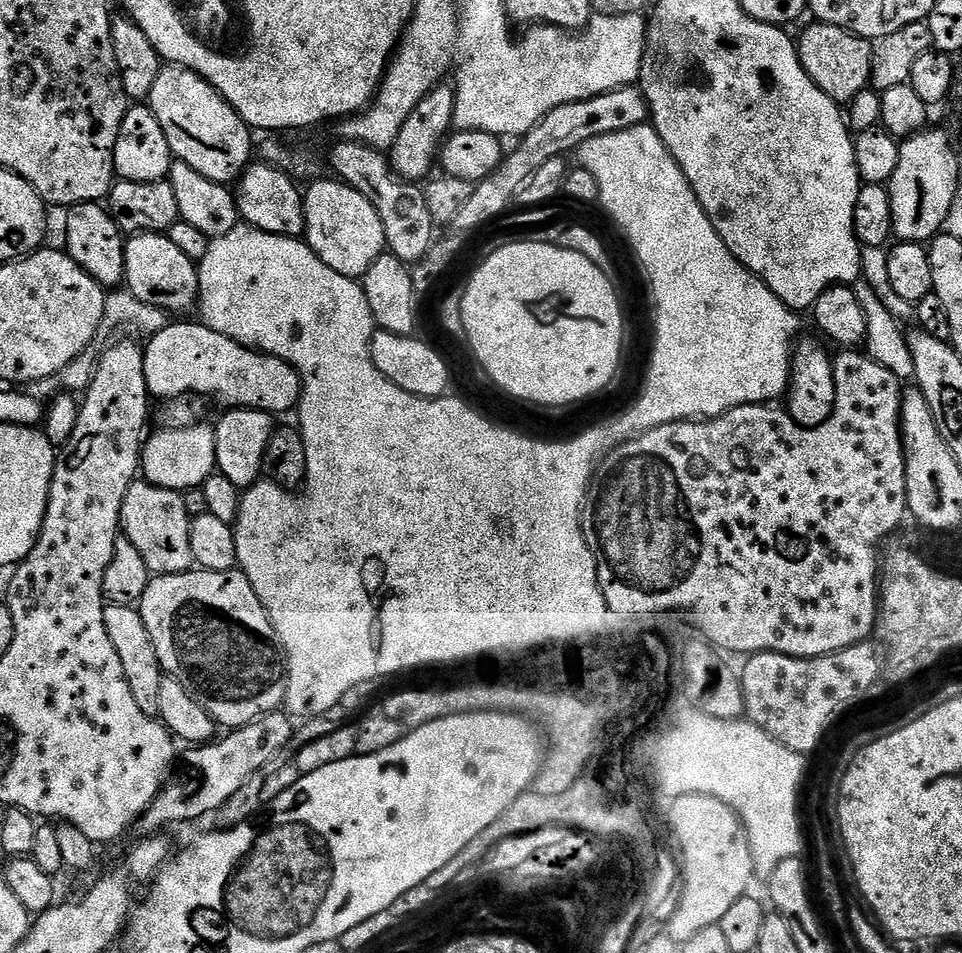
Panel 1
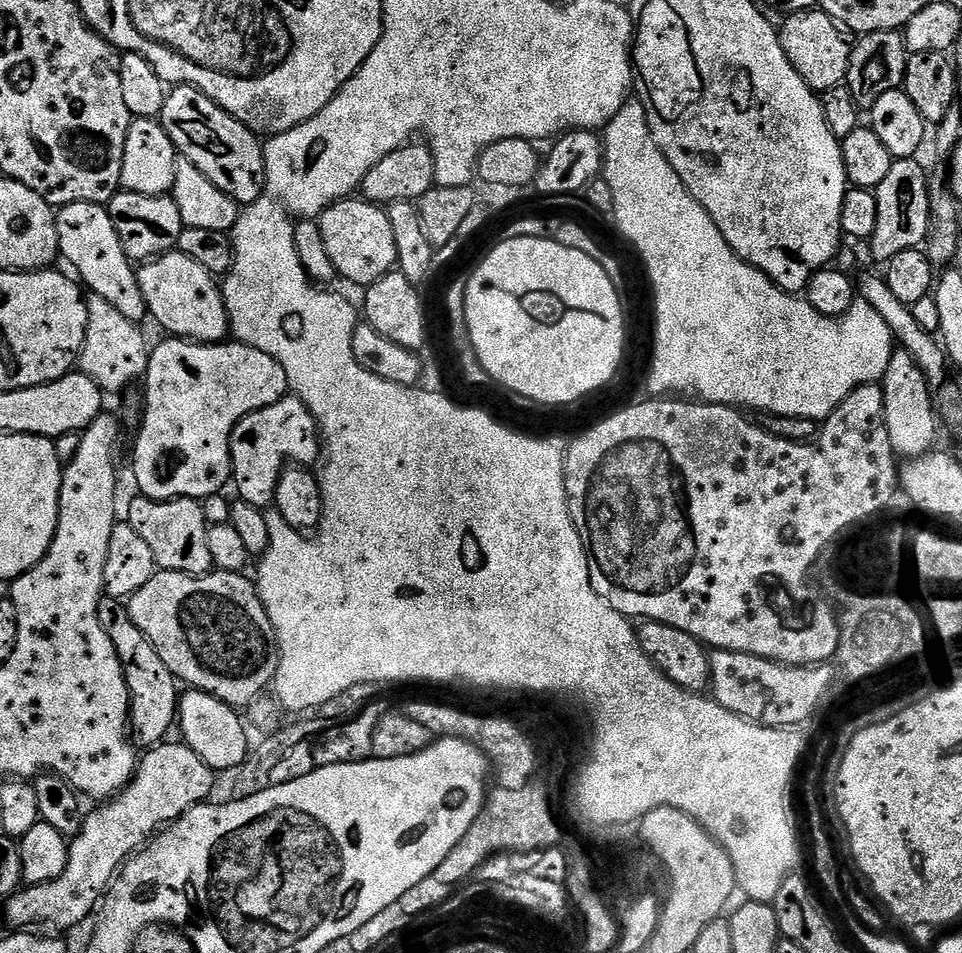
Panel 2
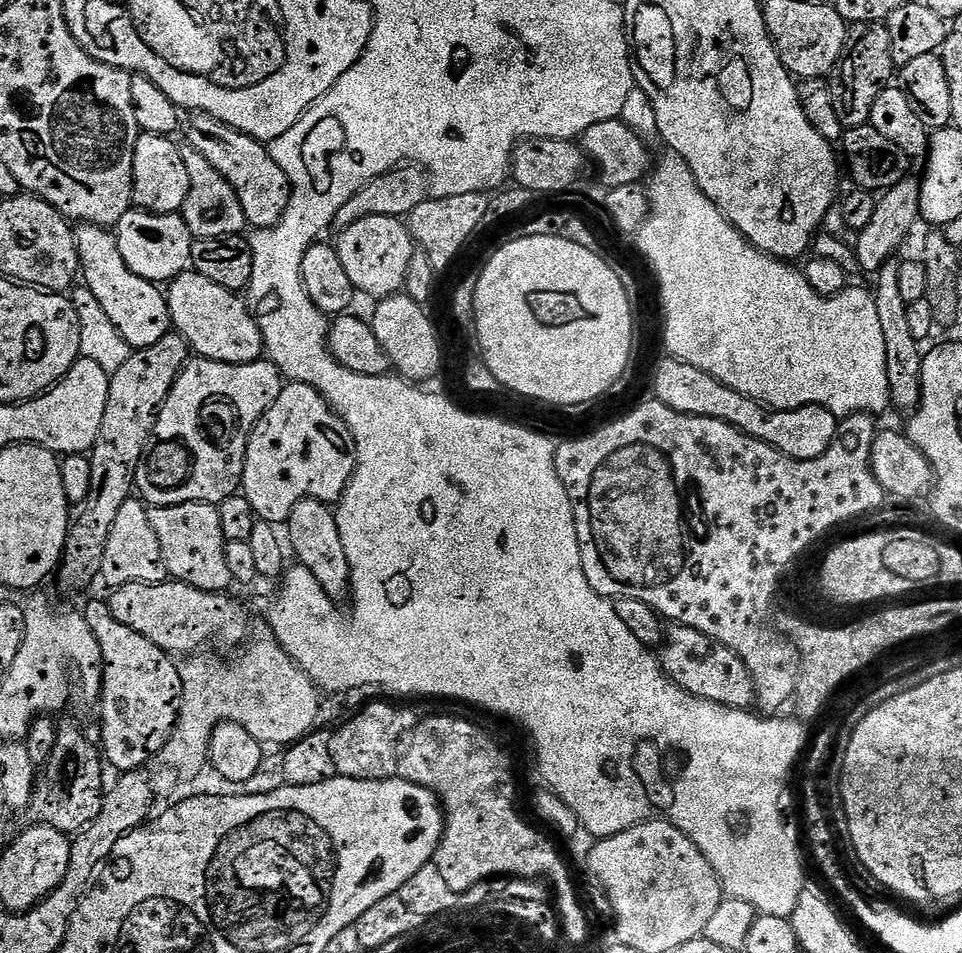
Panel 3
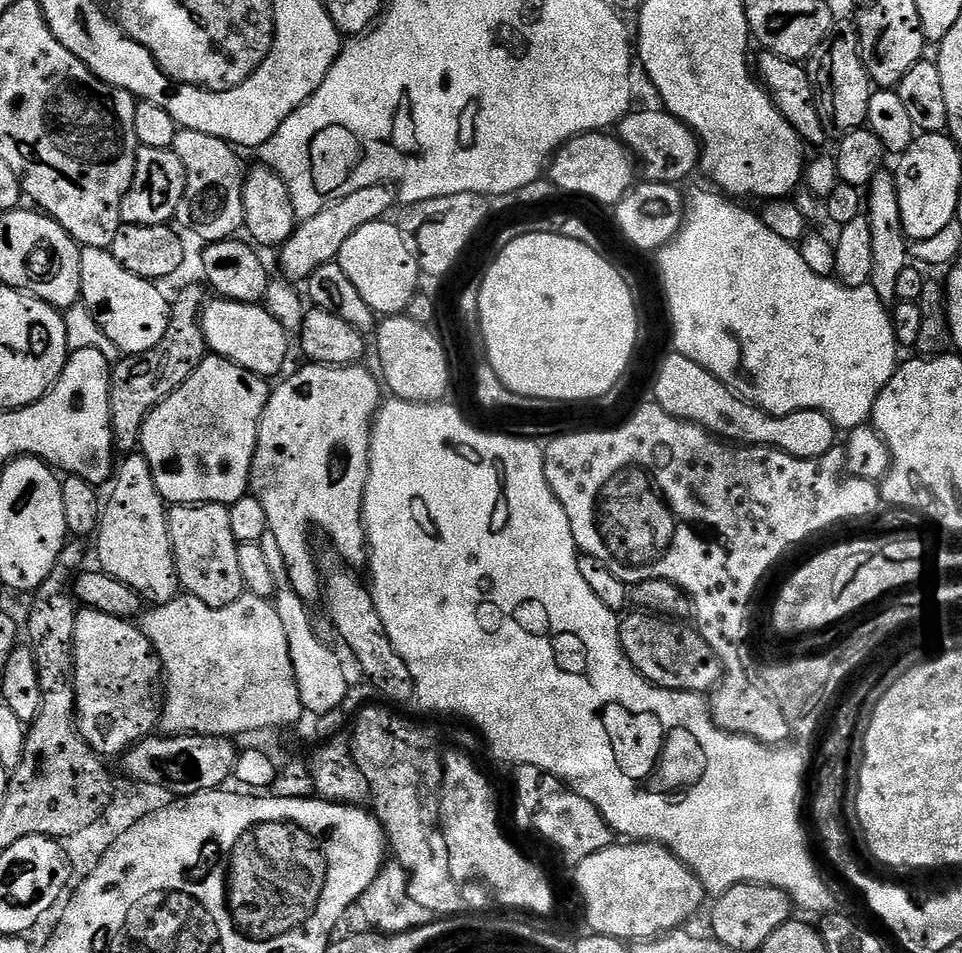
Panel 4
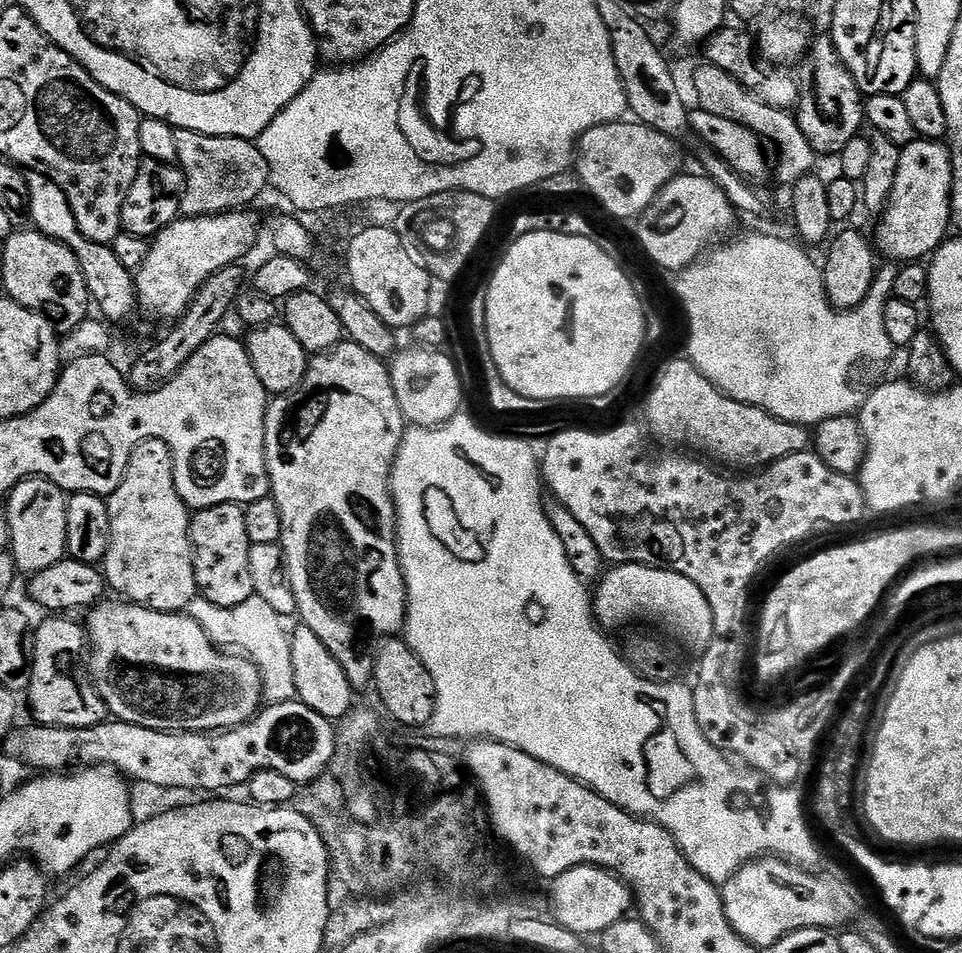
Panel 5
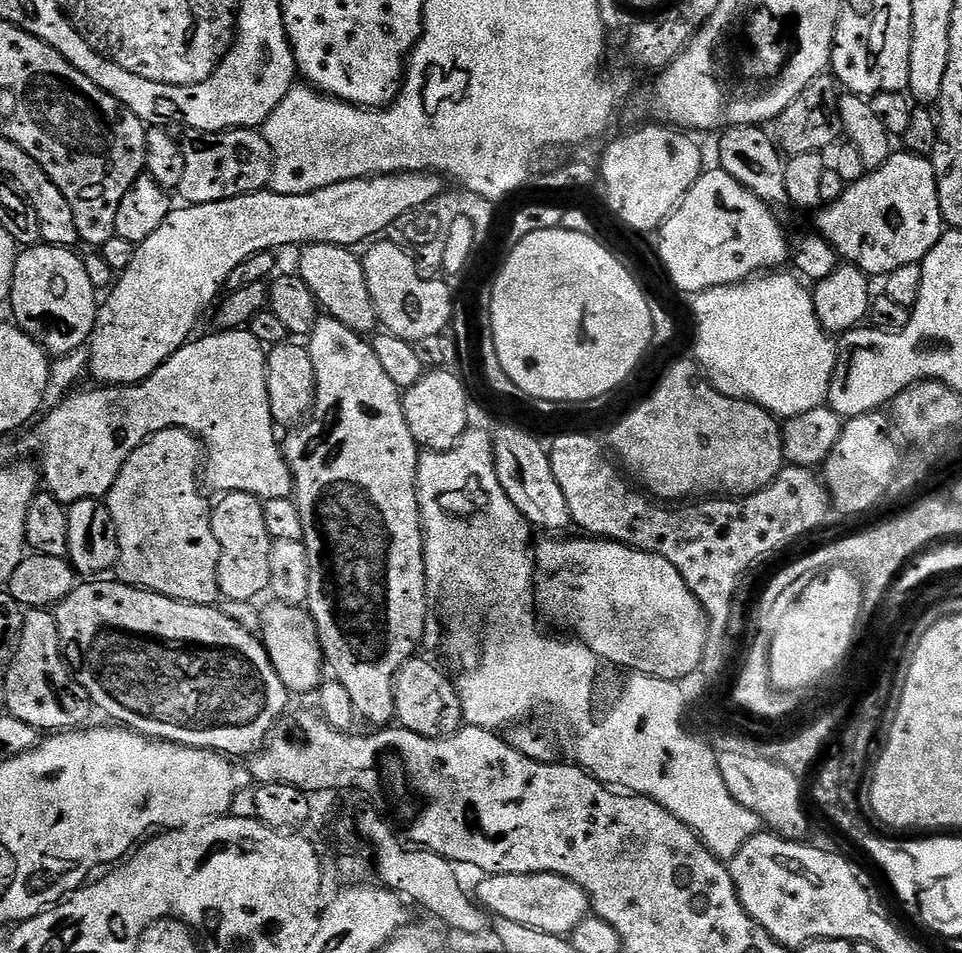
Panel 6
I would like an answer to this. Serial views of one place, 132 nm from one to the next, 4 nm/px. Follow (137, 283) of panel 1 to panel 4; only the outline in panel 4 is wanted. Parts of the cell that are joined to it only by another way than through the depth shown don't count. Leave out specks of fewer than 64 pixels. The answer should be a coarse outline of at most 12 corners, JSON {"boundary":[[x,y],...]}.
{"boundary":[[212,298],[200,325],[211,355],[281,375],[289,329],[260,304]]}

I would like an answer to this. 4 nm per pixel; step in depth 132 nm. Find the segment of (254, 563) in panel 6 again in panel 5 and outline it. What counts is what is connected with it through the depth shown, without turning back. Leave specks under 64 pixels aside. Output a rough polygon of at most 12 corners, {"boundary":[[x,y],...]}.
{"boundary":[[244,508],[191,517],[197,593],[220,607],[254,595]]}

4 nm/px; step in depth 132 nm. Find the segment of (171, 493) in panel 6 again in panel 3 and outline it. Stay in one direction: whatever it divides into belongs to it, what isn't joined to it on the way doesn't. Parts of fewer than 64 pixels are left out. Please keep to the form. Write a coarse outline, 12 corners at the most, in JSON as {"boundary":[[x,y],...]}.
{"boundary":[[148,508],[118,510],[101,581],[162,584],[168,567]]}

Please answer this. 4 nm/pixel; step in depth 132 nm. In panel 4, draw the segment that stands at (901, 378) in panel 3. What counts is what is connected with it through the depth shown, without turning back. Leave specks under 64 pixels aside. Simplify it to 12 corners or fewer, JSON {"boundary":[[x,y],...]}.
{"boundary":[[885,170],[866,189],[871,286],[897,303],[910,267],[900,186]]}

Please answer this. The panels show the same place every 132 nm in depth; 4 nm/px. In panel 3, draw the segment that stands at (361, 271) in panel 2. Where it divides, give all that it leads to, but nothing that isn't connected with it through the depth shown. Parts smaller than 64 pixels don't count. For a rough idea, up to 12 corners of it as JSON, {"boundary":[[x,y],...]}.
{"boundary":[[394,216],[362,218],[334,247],[357,293],[403,289],[412,234]]}

